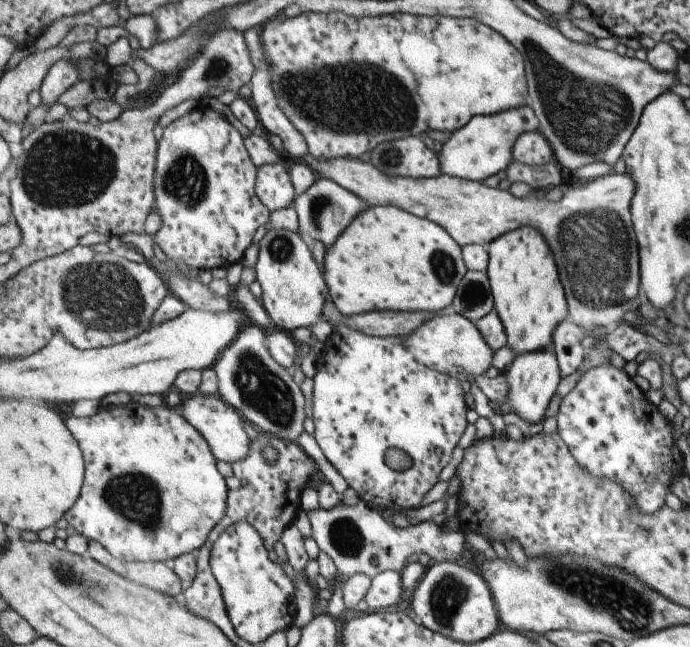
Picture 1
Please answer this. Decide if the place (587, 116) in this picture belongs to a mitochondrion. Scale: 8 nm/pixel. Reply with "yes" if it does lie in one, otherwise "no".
yes

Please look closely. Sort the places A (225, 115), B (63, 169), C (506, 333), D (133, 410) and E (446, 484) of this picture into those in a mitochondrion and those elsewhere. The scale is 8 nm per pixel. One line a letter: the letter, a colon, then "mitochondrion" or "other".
A: other
B: mitochondrion
C: other
D: other
E: other

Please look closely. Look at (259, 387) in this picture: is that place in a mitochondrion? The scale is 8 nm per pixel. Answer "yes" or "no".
yes

